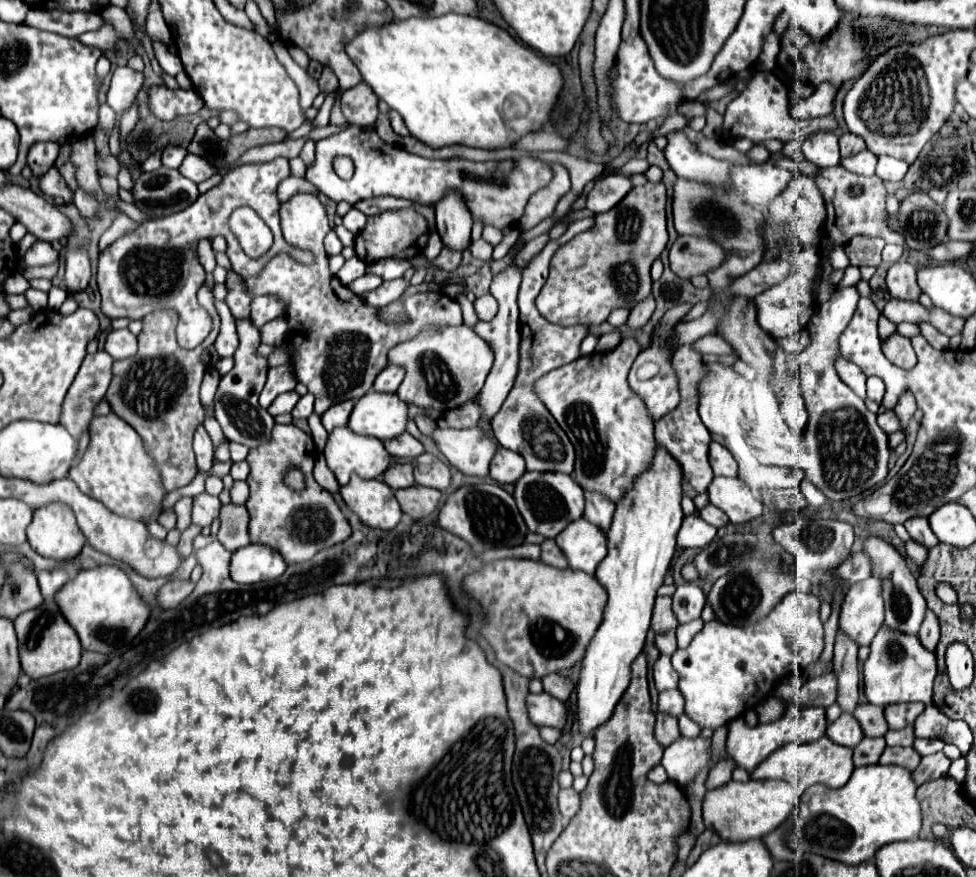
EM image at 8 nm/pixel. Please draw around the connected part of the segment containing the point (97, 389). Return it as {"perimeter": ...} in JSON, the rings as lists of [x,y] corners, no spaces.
{"perimeter":[[[105,350],[87,354],[65,400],[63,414],[59,414],[59,424],[71,432],[71,436],[81,436],[87,432],[93,418],[95,406],[105,396],[111,382],[113,358]]]}

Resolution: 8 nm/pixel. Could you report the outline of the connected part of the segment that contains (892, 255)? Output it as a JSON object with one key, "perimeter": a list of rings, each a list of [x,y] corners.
{"perimeter":[[[887,244],[885,248],[883,248],[883,262],[887,262],[887,264],[895,264],[901,256],[903,256],[903,246],[897,246],[897,244]]]}

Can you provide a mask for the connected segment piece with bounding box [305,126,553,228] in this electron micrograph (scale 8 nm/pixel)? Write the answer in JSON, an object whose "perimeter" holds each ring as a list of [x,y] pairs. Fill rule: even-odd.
{"perimeter":[[[351,126],[339,134],[317,140],[315,160],[311,168],[307,168],[305,178],[313,182],[319,188],[319,192],[333,198],[335,202],[347,200],[349,204],[355,204],[361,198],[371,198],[381,194],[409,198],[423,204],[435,204],[445,194],[445,190],[453,186],[463,192],[463,198],[473,218],[483,218],[485,224],[491,224],[495,228],[505,228],[523,216],[529,196],[551,182],[553,170],[541,160],[533,160],[533,158],[521,158],[517,162],[509,160],[501,164],[471,162],[461,158],[429,162],[429,158],[409,154],[399,146],[381,142],[381,138],[375,132],[367,132],[359,126]],[[337,156],[349,156],[355,164],[355,174],[349,182],[341,180],[333,170],[333,160]],[[493,168],[499,168],[501,172],[491,172]]]}

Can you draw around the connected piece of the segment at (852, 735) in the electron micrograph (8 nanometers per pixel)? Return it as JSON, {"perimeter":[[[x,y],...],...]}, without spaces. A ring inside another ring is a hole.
{"perimeter":[[[843,712],[833,724],[827,726],[827,738],[839,746],[855,748],[861,742],[863,732],[859,728],[859,722],[853,718],[853,714]]]}

